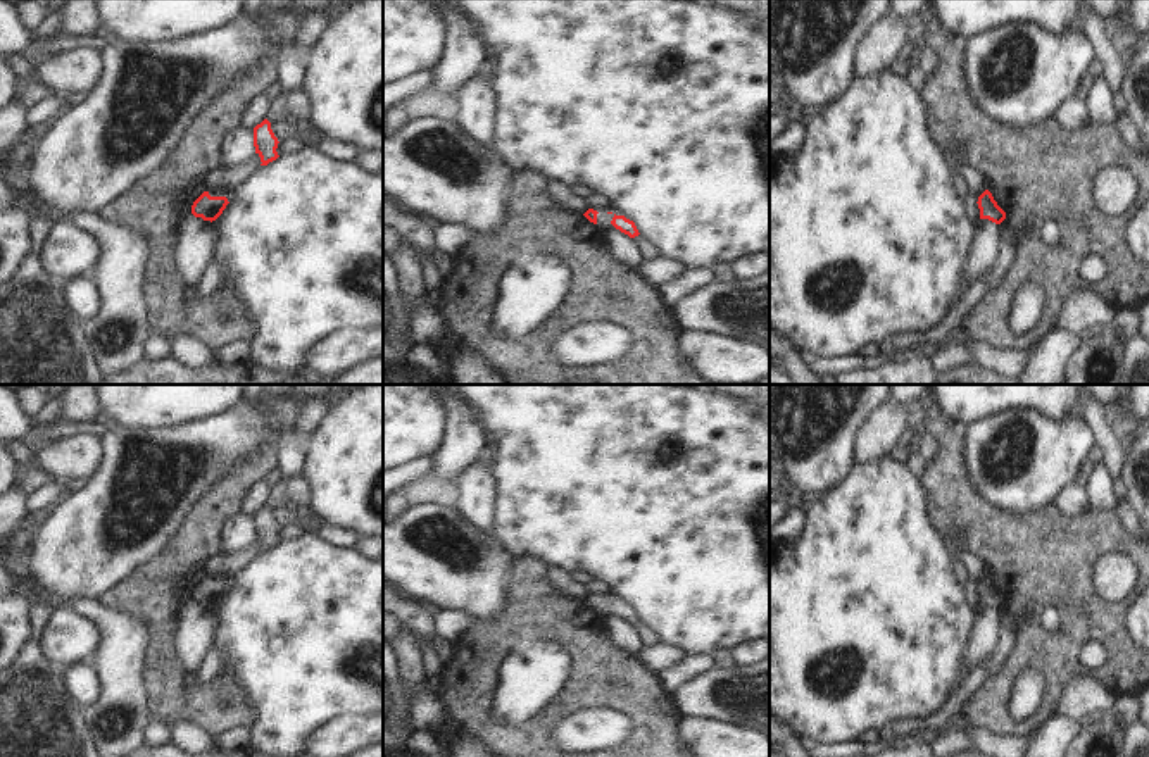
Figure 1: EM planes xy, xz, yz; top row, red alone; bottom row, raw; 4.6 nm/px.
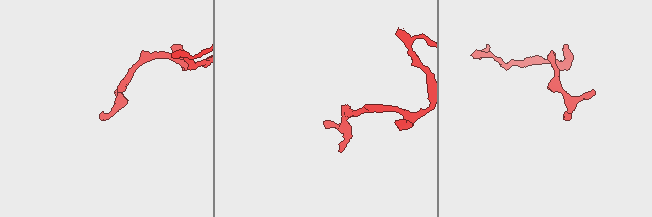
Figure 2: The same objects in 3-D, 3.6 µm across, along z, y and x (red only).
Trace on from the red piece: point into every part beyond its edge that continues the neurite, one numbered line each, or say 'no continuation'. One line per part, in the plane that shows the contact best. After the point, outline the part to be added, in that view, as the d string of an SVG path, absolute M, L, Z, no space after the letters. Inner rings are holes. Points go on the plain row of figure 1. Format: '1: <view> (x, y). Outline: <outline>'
no continuation.

